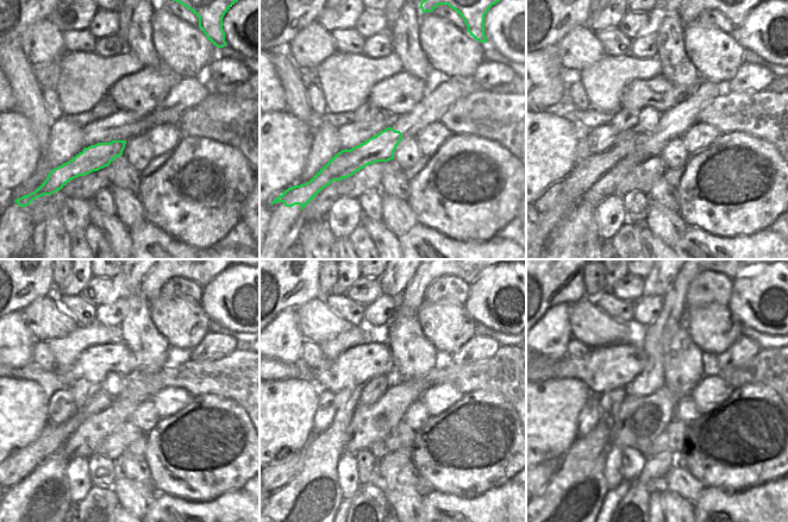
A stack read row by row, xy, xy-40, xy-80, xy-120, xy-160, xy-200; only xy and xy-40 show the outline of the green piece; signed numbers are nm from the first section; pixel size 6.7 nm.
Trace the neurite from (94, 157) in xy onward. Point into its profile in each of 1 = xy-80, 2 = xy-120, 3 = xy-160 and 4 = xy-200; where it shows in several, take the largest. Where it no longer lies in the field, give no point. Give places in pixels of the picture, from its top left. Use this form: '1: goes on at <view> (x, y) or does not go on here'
1: goes on at xy-80 (645, 143)
2: goes on at xy-120 (20, 464)
3: goes on at xy-160 (283, 469)
4: goes on at xy-200 (654, 339)

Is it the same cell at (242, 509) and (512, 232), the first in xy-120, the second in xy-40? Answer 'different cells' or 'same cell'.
different cells

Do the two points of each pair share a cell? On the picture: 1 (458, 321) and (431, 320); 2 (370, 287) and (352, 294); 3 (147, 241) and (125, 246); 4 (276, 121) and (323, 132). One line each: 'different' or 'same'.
1: same
2: same
3: different
4: different

